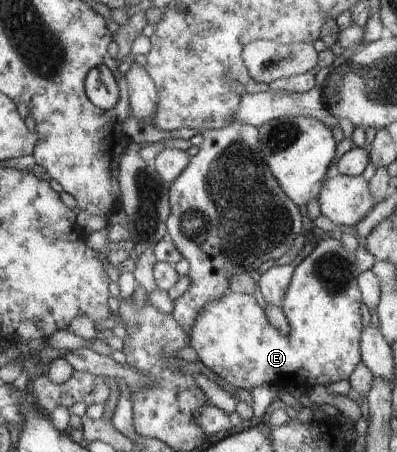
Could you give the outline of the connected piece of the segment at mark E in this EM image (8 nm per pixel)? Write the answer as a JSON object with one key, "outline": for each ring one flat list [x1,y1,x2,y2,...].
{"outline":[[324,239,294,268,284,293,281,308,290,325,288,335,268,322,255,297,231,289,224,297,206,303,204,311,200,311,192,327,190,346,207,370,246,391,264,383,313,387,348,380,359,366,362,351,356,277,354,252,344,248,338,239]]}

